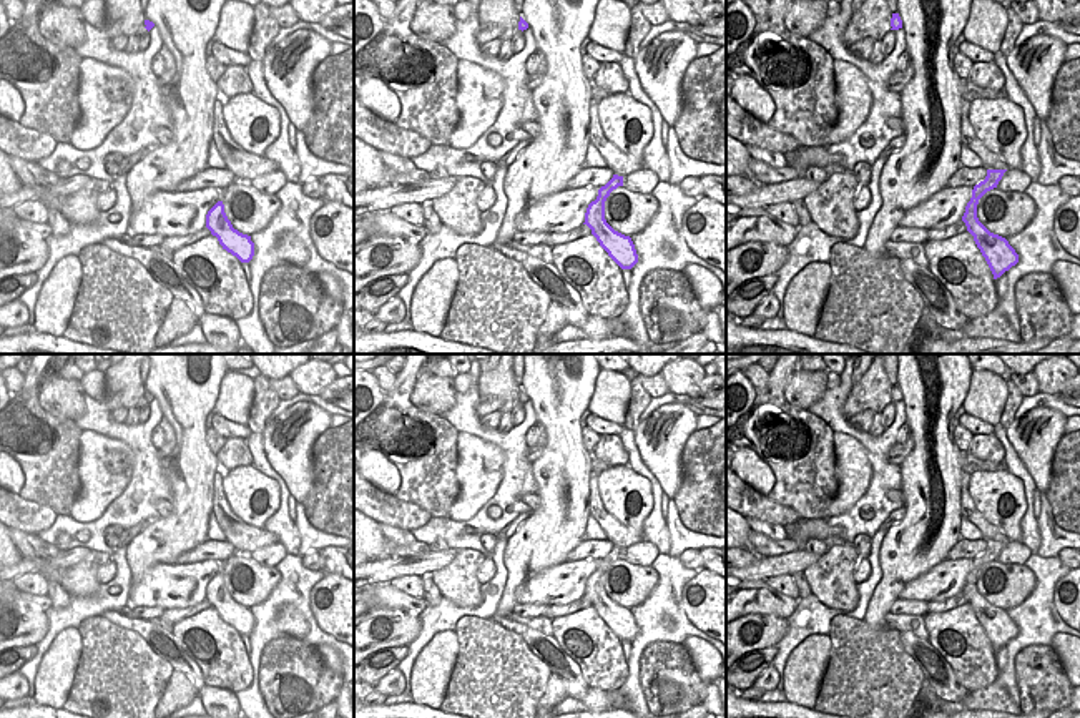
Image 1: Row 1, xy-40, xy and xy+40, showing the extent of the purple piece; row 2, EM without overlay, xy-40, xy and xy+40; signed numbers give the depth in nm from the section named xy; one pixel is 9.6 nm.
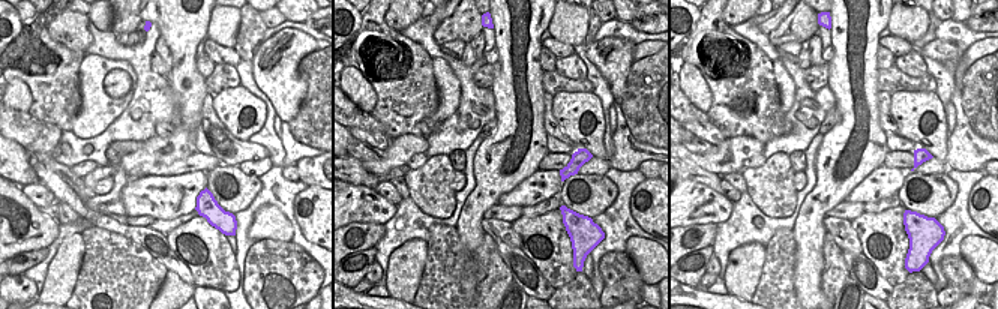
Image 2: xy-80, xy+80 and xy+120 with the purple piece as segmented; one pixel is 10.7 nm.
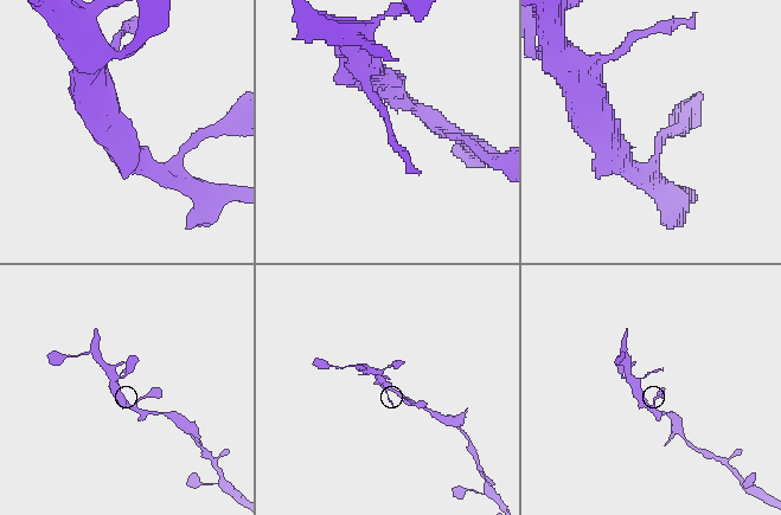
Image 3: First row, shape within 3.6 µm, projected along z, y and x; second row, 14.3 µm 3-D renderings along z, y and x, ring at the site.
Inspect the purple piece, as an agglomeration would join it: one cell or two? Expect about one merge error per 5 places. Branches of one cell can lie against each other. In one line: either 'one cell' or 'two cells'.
one cell

